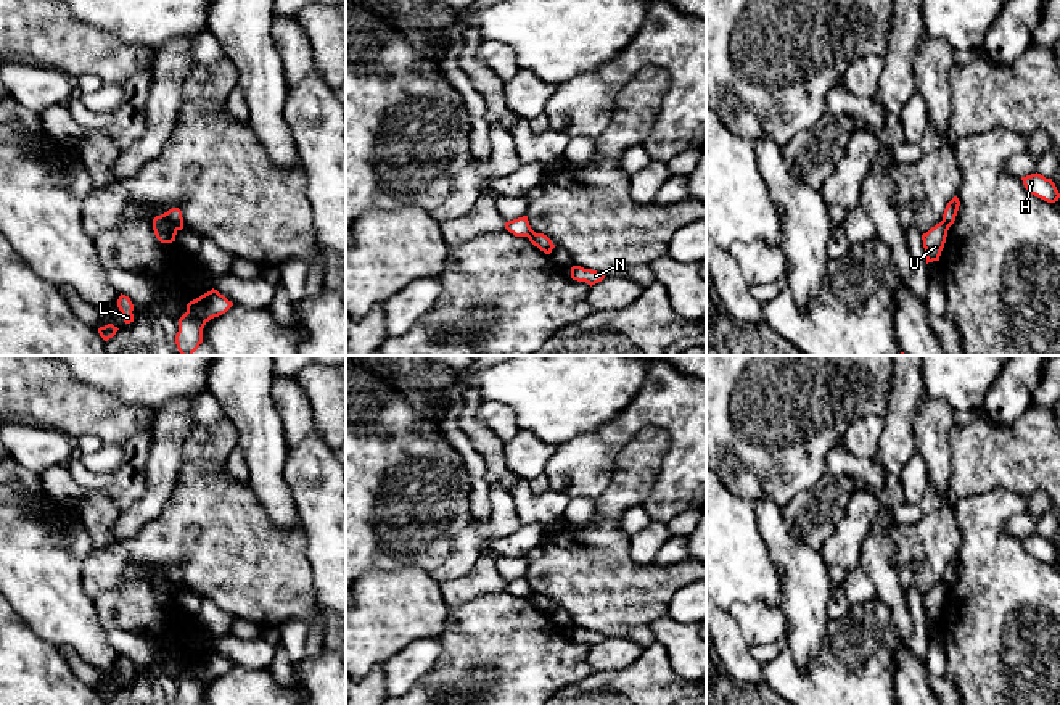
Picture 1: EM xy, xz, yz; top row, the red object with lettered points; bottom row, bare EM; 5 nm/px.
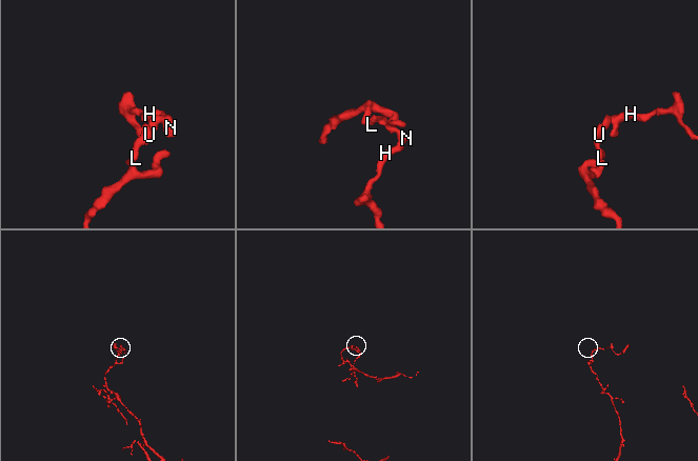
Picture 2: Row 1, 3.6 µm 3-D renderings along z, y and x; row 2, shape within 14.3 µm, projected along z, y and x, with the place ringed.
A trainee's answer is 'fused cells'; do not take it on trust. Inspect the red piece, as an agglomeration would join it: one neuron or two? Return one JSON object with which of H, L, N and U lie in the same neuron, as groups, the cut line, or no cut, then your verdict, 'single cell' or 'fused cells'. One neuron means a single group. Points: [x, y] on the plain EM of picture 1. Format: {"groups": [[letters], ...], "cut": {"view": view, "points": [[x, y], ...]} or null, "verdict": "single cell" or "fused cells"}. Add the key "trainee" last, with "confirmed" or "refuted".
{"groups": [["H", "N"], ["L", "U"]], "cut": {"view": "xy", "points": [[161, 575], [177, 589]]}, "verdict": "fused cells", "trainee": "confirmed"}

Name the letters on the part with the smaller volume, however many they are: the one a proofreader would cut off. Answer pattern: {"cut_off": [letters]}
{"cut_off": ["H", "N"]}

